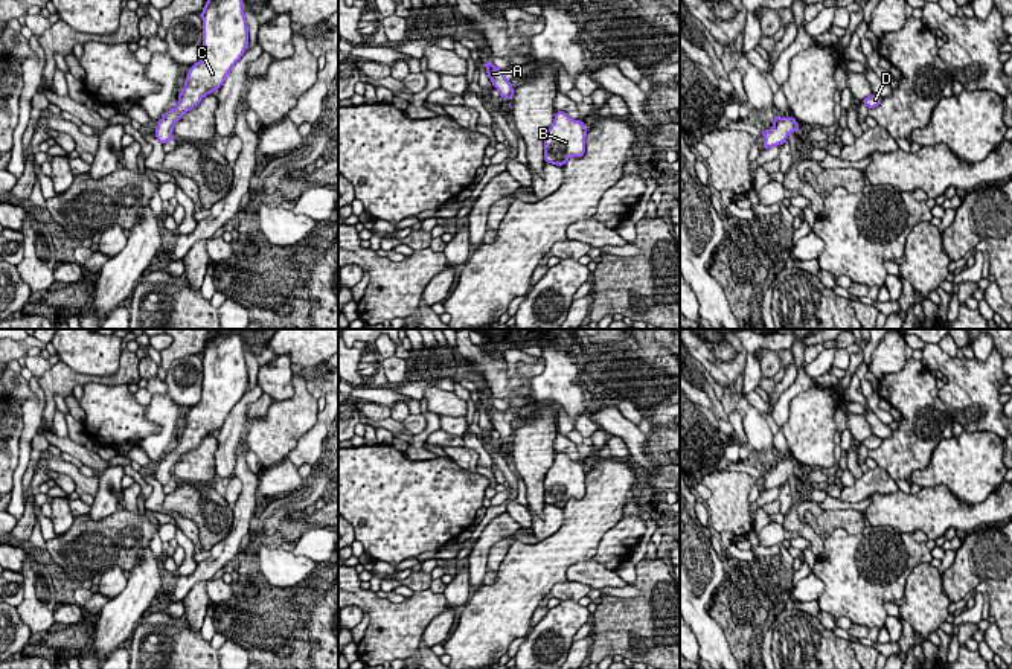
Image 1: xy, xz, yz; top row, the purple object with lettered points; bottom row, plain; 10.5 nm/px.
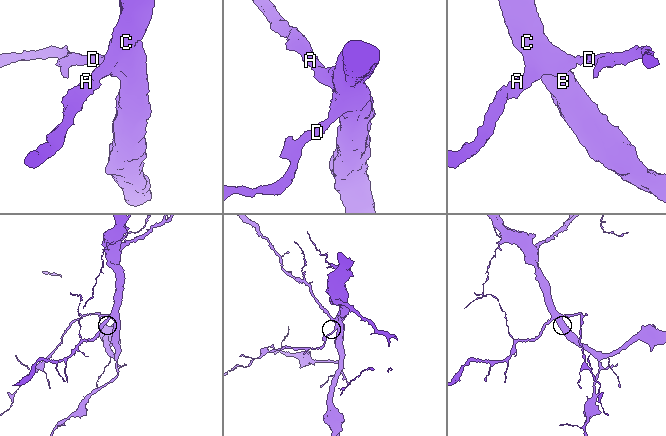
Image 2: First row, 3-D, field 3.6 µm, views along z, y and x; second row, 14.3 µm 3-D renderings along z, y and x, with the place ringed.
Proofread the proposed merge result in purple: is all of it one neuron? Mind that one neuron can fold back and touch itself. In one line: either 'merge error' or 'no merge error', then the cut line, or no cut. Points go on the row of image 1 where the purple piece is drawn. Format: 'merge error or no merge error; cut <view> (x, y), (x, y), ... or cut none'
no merge error; cut none

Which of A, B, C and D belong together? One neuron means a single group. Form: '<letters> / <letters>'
A B C D

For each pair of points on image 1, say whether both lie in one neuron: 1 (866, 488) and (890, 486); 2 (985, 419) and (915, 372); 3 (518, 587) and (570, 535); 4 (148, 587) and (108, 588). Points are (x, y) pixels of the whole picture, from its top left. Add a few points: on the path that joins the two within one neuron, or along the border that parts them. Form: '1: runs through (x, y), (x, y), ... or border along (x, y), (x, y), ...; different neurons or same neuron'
1: runs through (872, 486), (884, 486); same neuron
2: border along (938, 390), (938, 398), (948, 410), (953, 424); different neurons
3: runs through (532, 575), (558, 549); same neuron
4: border along (128, 581), (121, 592), (108, 599); different neurons

